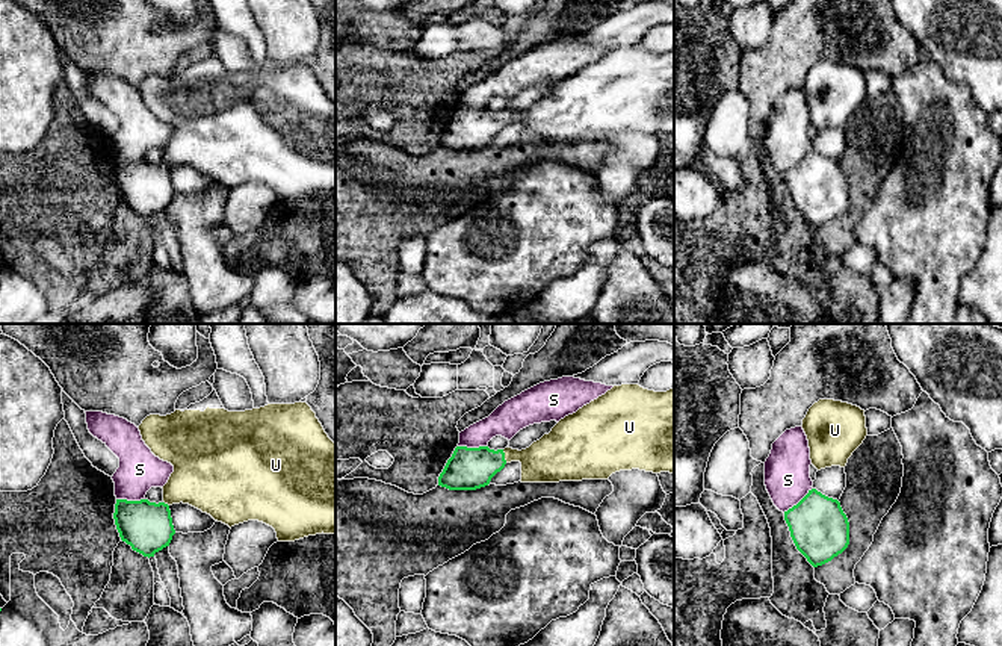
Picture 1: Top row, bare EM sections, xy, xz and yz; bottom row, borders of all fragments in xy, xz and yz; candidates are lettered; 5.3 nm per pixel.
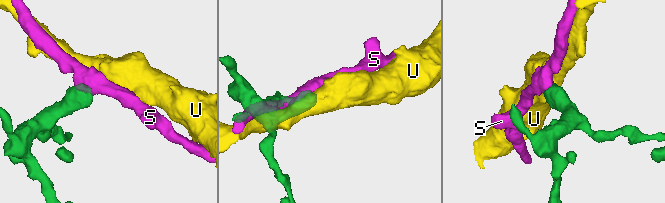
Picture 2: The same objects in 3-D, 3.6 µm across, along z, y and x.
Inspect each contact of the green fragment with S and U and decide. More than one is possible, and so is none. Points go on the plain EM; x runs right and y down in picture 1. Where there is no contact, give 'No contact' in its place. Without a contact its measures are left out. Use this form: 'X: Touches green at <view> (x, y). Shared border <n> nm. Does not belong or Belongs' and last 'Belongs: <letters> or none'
S: Touches green at yz (798, 164). Shared border 200 nm. Does not belong
U: Touches green at xz (504, 117). Shared border 80 nm. Belongs
Belongs: U

